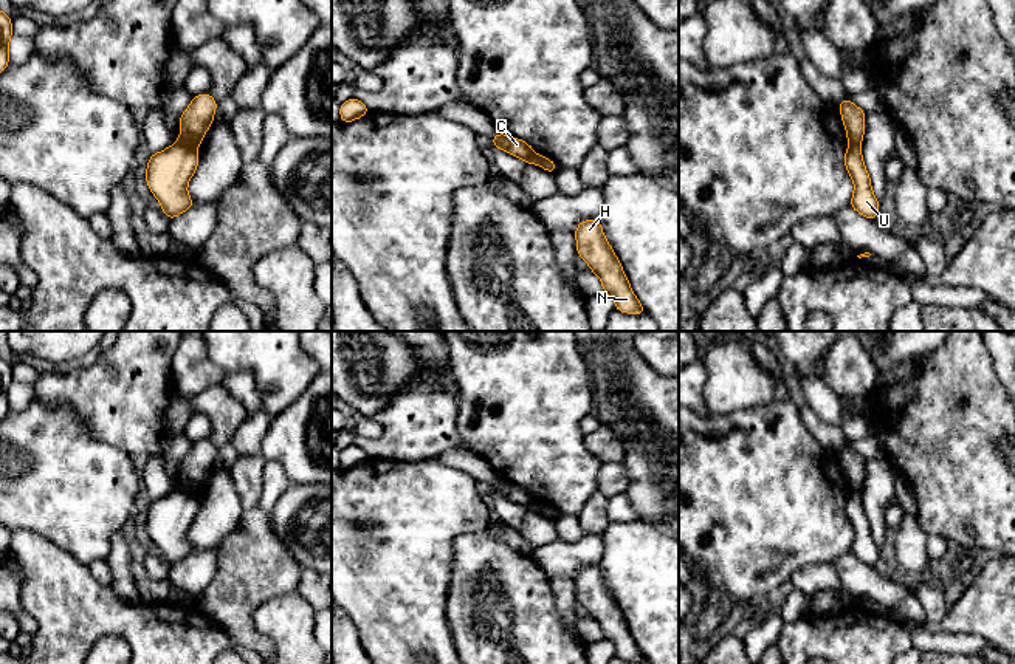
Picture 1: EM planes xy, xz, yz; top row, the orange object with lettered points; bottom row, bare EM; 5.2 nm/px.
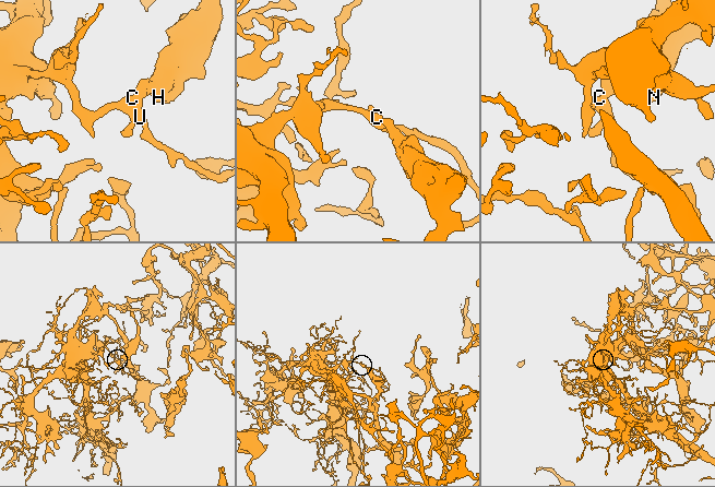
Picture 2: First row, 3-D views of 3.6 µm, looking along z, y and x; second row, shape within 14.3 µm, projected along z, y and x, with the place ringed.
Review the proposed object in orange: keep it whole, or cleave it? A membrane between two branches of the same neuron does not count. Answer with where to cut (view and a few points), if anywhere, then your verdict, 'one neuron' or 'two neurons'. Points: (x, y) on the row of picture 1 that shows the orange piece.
cut in xy along (180, 138), (194, 147); two neurons

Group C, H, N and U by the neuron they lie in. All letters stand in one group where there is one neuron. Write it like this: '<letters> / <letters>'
C U / H N

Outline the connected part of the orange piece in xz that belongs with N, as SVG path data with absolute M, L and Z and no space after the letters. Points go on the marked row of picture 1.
M598 218L584 220L575 229L576 254L584 258L603 283L603 293L615 302L615 310L628 314L646 314L629 280L606 240Z

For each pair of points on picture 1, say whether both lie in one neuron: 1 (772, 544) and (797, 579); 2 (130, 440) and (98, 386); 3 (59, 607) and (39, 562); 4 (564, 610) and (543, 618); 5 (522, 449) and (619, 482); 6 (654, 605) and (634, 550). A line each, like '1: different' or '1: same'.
1: different
2: same
3: same
4: different
5: different
6: same

